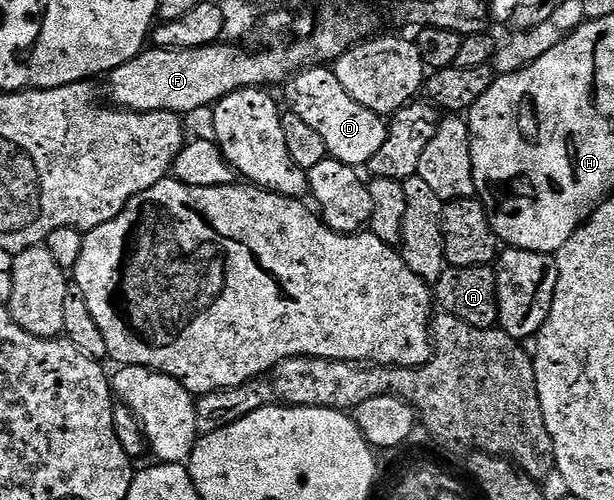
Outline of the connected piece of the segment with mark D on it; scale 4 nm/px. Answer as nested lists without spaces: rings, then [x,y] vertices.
[[[329,67],[303,68],[285,81],[285,88],[285,107],[300,114],[300,118],[304,118],[304,122],[308,122],[312,130],[320,133],[330,158],[348,165],[366,166],[369,165],[372,154],[376,154],[380,146],[384,146],[388,131],[387,121],[368,110],[368,106],[360,106],[356,98],[349,96],[348,90],[340,86],[340,78],[336,78],[336,74]]]

